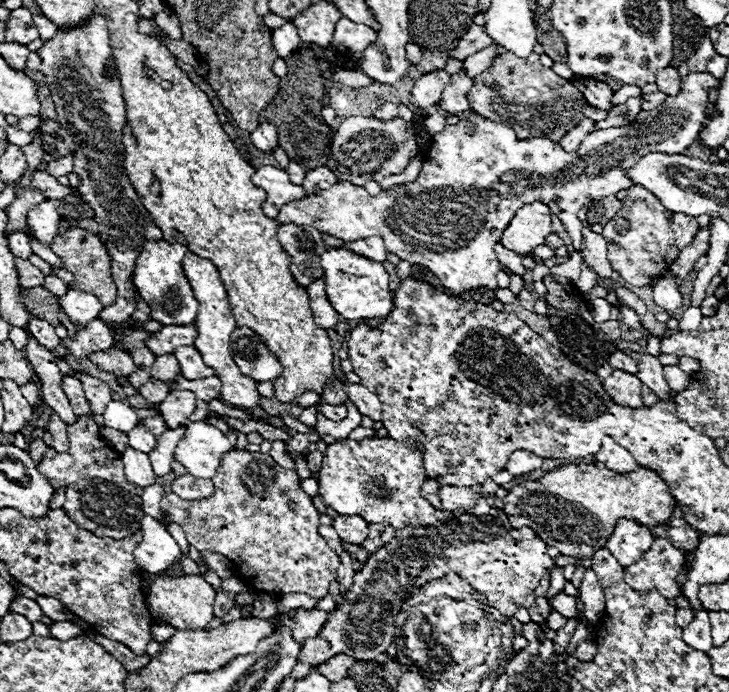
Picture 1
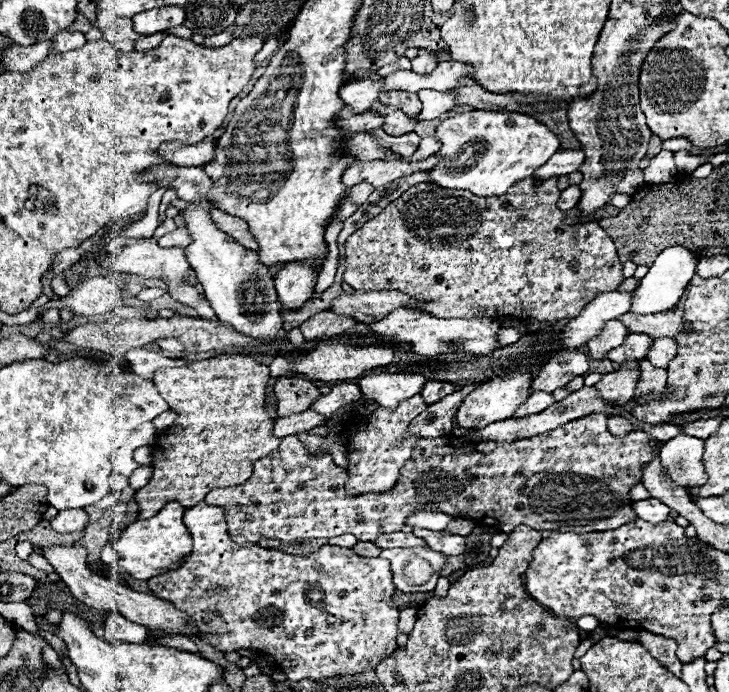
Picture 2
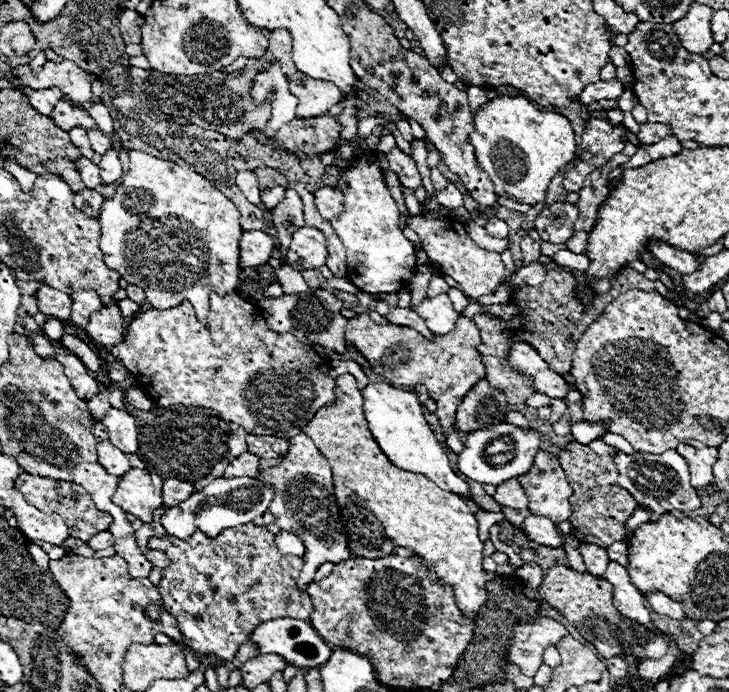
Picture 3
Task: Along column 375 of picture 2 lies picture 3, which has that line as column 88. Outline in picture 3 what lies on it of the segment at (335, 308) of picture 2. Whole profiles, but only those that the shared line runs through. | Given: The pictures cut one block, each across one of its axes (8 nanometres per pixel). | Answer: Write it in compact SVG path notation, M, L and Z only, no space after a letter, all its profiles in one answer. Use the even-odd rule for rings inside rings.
M78 290L72 294L72 316L70 320L76 326L84 326L90 320L92 312L100 312L104 304L100 302L98 294L94 290Z

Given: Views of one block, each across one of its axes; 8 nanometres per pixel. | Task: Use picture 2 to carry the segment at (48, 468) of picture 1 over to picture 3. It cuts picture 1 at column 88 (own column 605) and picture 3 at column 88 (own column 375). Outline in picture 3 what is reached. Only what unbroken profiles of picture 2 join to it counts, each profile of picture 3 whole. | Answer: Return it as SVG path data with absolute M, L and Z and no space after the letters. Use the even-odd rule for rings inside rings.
M20 474L16 478L16 490L24 494L24 500L32 506L36 506L38 510L42 512L56 512L64 518L64 522L68 524L70 528L70 536L72 538L78 538L78 540L84 540L88 542L92 536L96 536L98 532L102 530L108 530L110 524L112 524L112 516L108 516L106 512L100 512L90 494L80 488L78 484L72 484L72 482L56 482L52 478L42 478L42 476L32 476L32 474Z

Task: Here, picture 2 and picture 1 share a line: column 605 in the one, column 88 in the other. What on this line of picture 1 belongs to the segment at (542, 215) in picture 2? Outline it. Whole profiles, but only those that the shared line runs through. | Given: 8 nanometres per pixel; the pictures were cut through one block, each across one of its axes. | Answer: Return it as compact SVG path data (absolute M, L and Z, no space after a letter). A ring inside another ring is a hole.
M74 224L64 234L54 236L52 250L62 260L64 268L74 274L74 282L68 288L92 292L96 298L100 298L100 304L104 304L104 306L114 304L114 300L116 300L116 284L114 284L112 274L110 274L110 258L108 258L108 252L106 252L106 248L104 248L104 244L100 242L98 236L78 228Z

